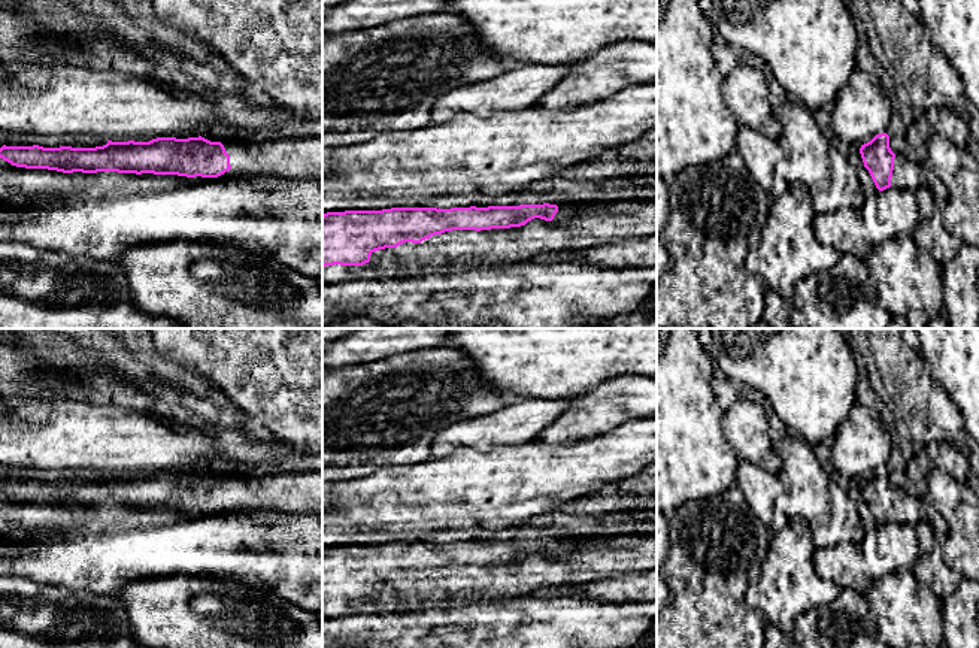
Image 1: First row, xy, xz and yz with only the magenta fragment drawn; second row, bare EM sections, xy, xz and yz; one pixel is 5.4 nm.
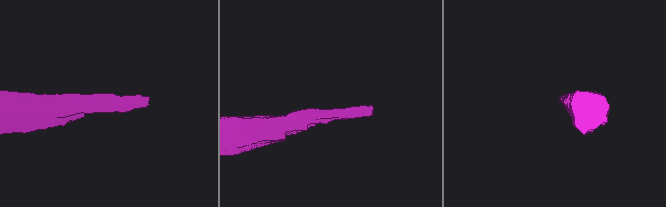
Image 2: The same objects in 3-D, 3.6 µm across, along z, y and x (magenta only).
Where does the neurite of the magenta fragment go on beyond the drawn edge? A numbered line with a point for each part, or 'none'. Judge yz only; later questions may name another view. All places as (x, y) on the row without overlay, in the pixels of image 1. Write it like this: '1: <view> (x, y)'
1: yz (906, 509)

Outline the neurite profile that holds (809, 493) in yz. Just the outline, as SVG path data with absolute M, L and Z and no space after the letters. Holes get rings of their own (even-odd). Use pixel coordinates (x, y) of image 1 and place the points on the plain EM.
M788 434L773 442L773 449L781 457L778 476L783 487L782 494L776 500L776 508L788 520L800 517L809 524L816 549L827 549L839 543L861 543L864 526L858 508L848 496L848 491L822 469L813 446L795 434Z

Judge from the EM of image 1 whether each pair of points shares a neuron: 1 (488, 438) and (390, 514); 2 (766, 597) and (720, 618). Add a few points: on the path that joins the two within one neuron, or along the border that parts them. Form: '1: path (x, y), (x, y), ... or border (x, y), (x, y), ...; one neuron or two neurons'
1: border (508, 444), (485, 451), (457, 448), (439, 459); two neurons
2: border (749, 586), (745, 600), (767, 623); two neurons

